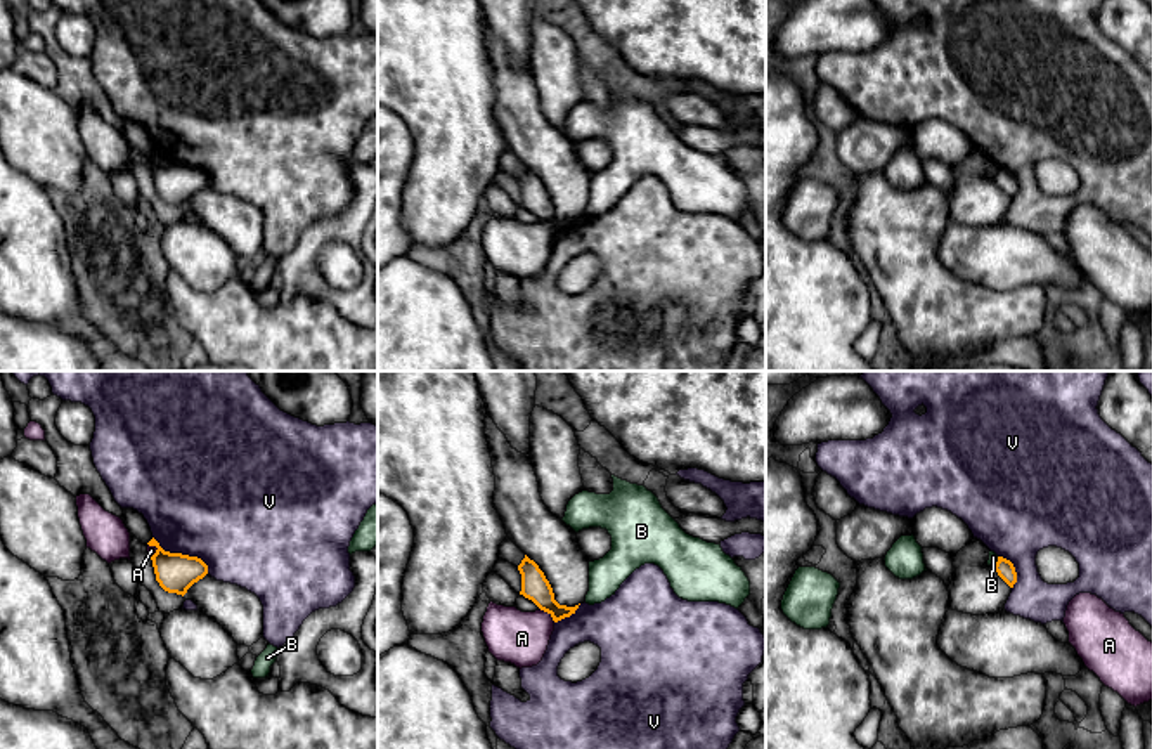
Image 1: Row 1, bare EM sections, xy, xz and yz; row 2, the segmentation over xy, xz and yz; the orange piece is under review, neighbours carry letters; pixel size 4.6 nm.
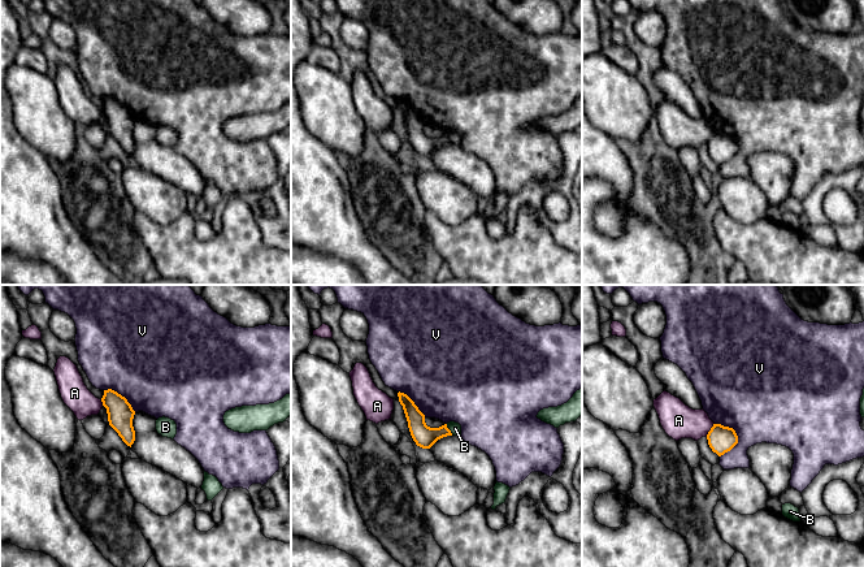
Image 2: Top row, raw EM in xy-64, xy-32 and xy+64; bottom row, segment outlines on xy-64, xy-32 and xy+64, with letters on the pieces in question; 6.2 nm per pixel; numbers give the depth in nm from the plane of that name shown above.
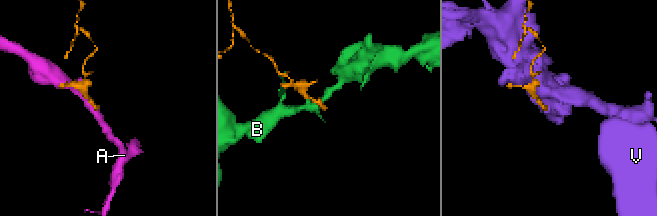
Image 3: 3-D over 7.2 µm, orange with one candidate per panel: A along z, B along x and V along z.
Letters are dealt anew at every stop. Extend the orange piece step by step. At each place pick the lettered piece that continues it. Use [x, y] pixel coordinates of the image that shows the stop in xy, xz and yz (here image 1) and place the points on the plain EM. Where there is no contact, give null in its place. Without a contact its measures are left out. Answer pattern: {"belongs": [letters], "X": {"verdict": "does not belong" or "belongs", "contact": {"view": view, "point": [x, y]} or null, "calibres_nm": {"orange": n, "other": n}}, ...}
{"belongs": [], "A": {"verdict": "does not belong", "contact": {"view": "xz", "point": [548, 224]}, "calibres_nm": {"orange": 130, "other": 240}}, "B": {"verdict": "does not belong", "contact": {"view": "yz", "point": [996, 174]}, "calibres_nm": {"orange": 90, "other": 50}}, "V": {"verdict": "does not belong", "contact": {"view": "xy", "point": [181, 165]}, "calibres_nm": {"orange": 190, "other": 500}}}

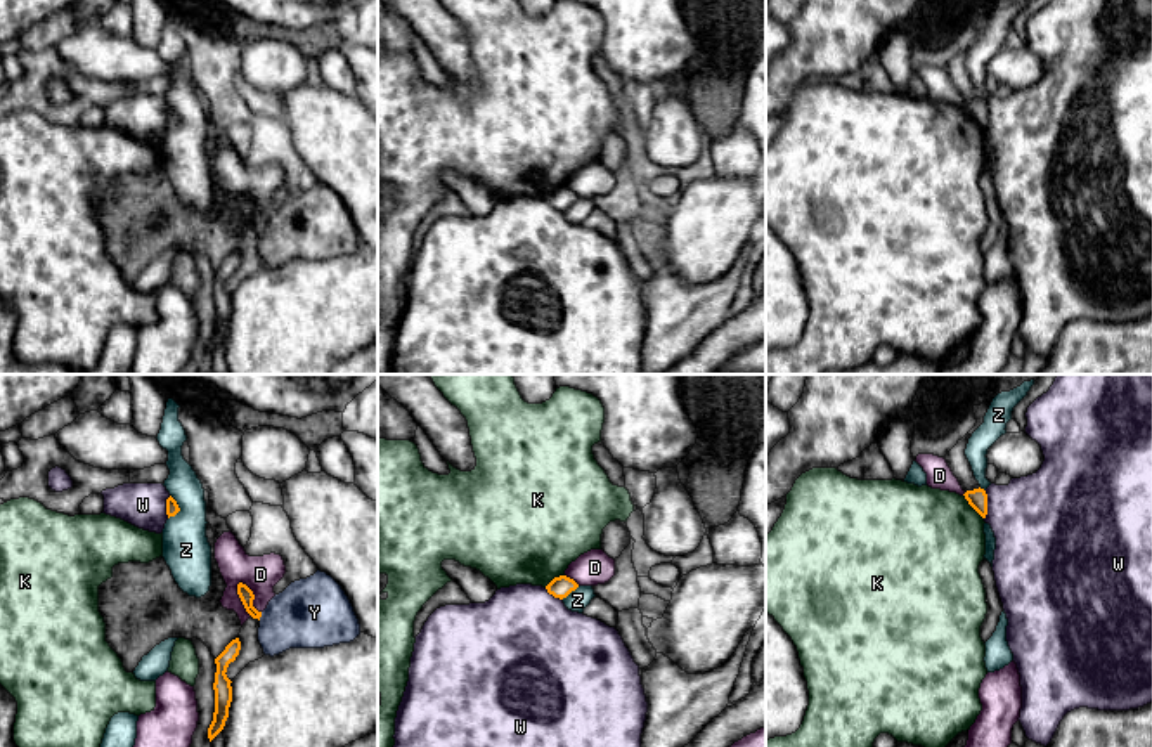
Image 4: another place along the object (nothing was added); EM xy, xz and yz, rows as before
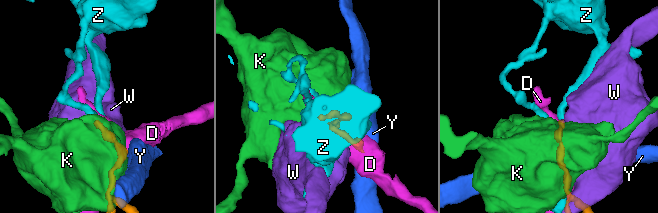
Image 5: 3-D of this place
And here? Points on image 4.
{"belongs": [], "D": {"verdict": "does not belong", "contact": {"view": "xy", "point": [253, 208]}, "calibres_nm": {"orange": 70, "other": 170}}, "K": {"verdict": "does not belong", "contact": {"view": "yz", "point": [970, 116]}, "calibres_nm": {"orange": 90, "other": 480}}, "W": {"verdict": "does not belong", "contact": {"view": "yz", "point": [986, 116]}, "calibres_nm": {"orange": 90, "other": 420}}, "Y": {"verdict": "does not belong", "contact": {"view": "xy", "point": [260, 227]}, "calibres_nm": {"orange": 70, "other": 320}}, "Z": {"verdict": "does not belong", "contact": {"view": "xy", "point": [179, 120]}, "calibres_nm": {"orange": 60, "other": 220}}}

